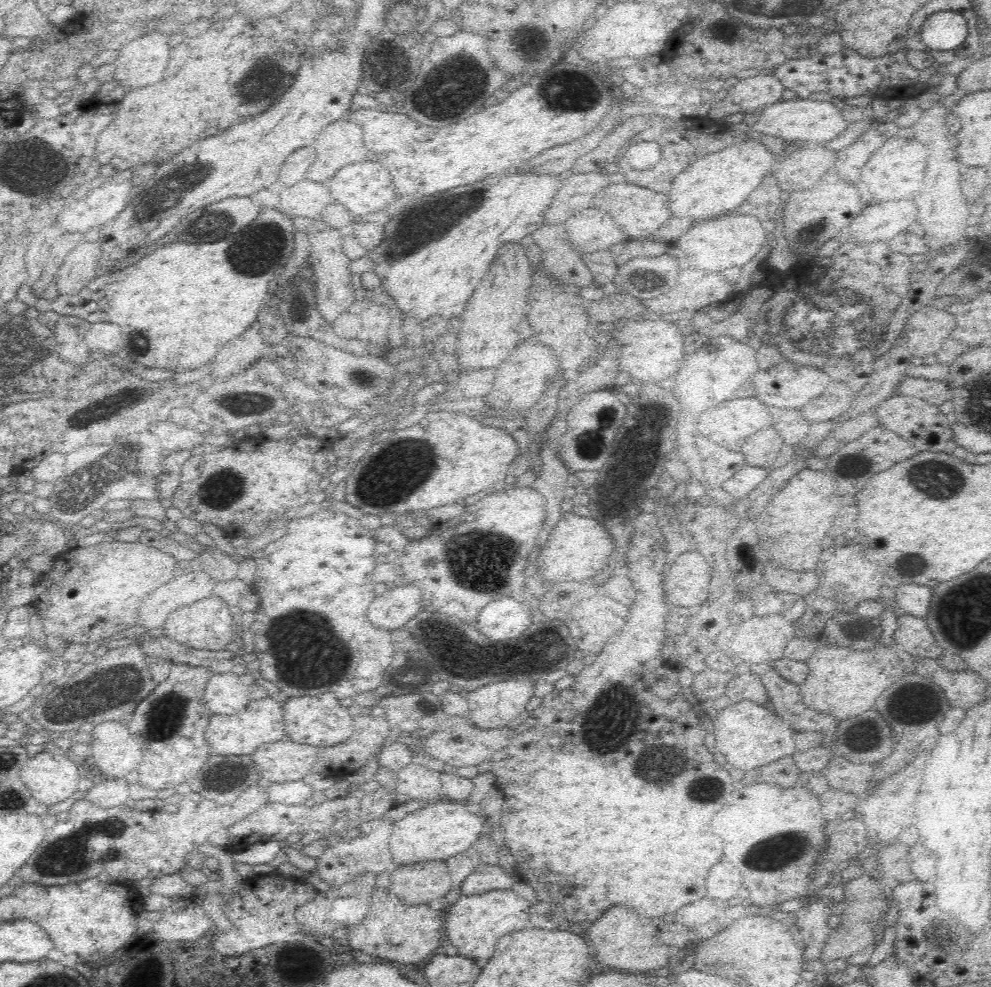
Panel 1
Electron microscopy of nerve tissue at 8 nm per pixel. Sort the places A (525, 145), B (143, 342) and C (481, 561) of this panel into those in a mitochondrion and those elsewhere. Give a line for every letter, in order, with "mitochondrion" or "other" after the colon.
A: other
B: mitochondrion
C: mitochondrion

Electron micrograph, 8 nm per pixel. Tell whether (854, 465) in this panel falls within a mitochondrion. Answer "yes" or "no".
yes

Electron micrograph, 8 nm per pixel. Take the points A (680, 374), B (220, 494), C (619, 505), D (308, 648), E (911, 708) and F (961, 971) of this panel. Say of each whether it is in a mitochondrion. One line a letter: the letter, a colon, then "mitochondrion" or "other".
A: other
B: mitochondrion
C: other
D: mitochondrion
E: mitochondrion
F: other

